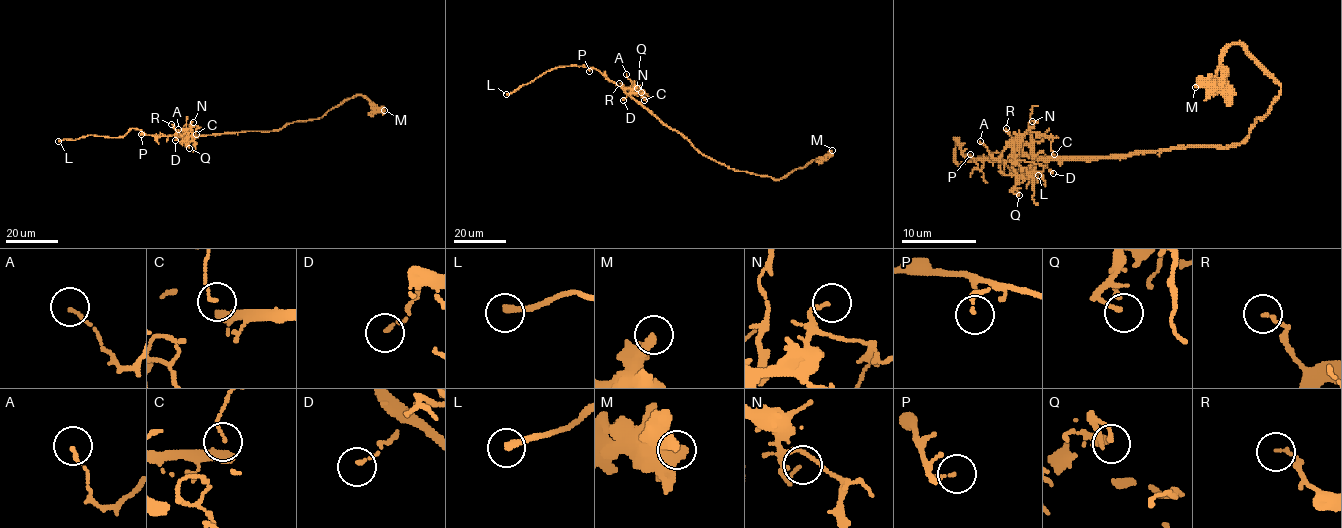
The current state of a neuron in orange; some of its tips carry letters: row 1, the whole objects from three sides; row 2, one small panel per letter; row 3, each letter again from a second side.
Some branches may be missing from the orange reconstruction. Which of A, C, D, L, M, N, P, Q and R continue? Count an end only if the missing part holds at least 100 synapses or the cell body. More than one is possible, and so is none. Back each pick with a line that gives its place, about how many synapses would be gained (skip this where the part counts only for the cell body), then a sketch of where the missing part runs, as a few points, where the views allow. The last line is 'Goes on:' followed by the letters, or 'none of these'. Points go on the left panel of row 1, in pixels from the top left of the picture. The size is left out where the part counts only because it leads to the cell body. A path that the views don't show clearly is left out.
L: place (58, 141); course (58, 141), (28, 144)
Goes on: L

